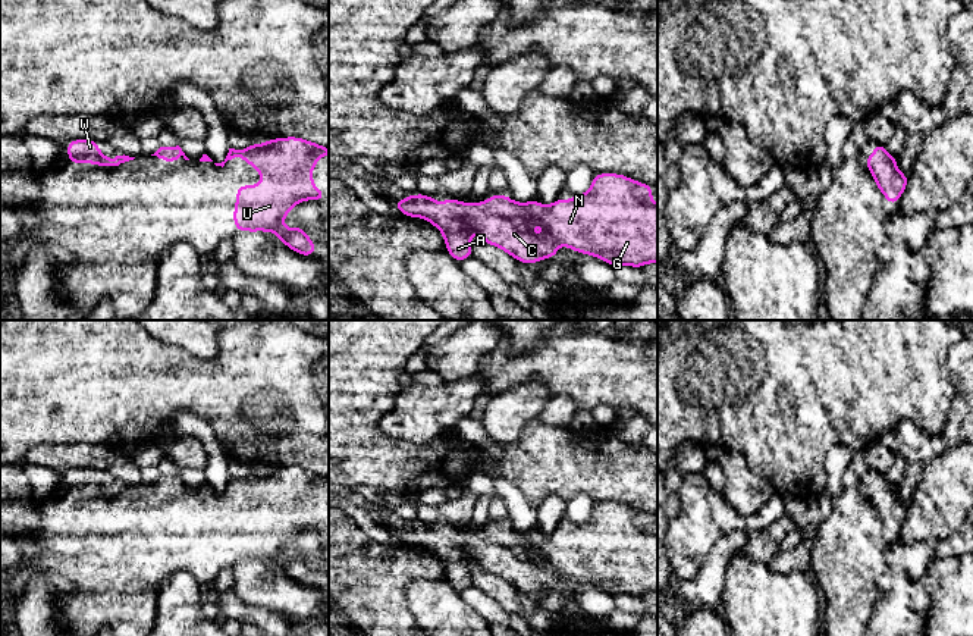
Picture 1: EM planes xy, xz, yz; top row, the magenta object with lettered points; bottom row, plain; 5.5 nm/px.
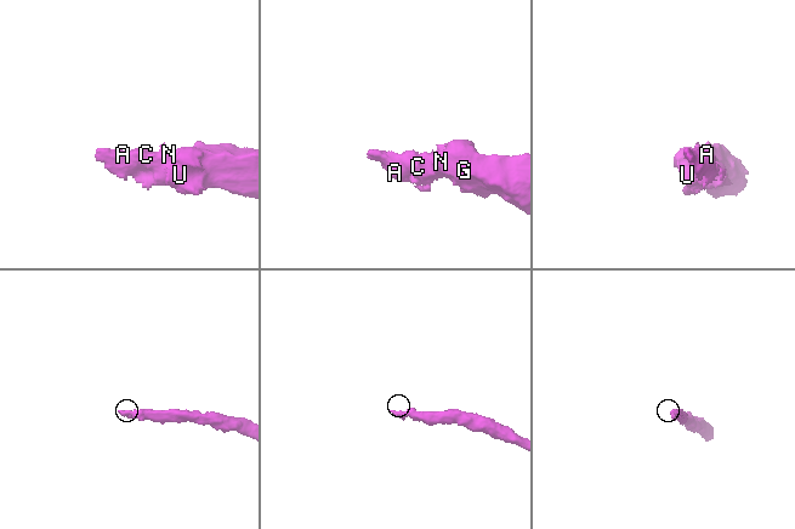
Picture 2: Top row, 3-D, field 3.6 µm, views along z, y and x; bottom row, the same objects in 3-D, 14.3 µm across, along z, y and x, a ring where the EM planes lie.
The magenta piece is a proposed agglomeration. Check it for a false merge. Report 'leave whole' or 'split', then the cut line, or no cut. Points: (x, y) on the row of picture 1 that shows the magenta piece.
leave whole | no cut

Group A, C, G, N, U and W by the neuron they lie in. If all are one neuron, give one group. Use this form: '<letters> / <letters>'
A C G N U W

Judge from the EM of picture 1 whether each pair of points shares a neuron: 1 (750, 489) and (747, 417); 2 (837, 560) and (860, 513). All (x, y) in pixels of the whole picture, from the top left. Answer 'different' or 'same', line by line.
1: different
2: same

